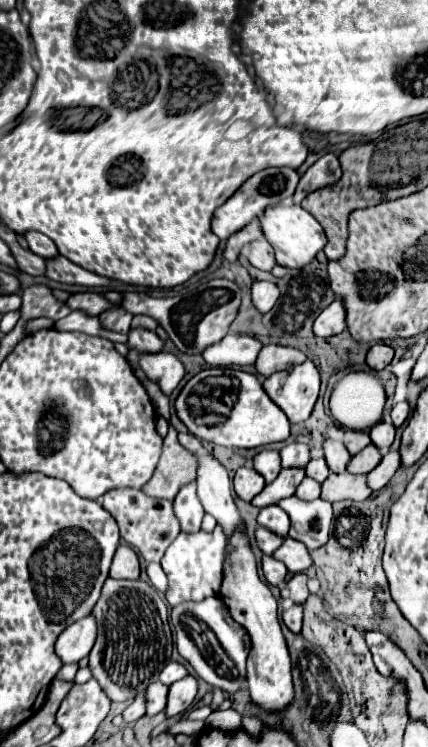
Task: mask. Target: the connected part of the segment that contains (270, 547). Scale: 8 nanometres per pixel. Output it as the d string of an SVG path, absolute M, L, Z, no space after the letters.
M258 527L258 529L256 529L256 543L258 543L258 547L262 549L264 555L272 555L272 553L284 543L284 537L274 535L274 533L268 531L266 527Z

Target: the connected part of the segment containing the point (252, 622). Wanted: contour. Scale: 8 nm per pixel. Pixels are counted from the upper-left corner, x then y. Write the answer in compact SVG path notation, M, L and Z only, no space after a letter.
M238 525L230 535L232 551L224 559L224 579L220 587L220 599L228 607L232 619L242 625L250 635L250 655L248 655L248 689L254 703L268 711L282 711L292 699L292 675L290 675L290 655L278 623L278 605L266 583L258 577L256 557L246 535L246 525Z

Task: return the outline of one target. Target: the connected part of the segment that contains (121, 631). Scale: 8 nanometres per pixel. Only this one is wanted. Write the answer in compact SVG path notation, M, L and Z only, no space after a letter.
M108 577L92 615L98 625L98 637L88 655L88 667L110 701L134 699L138 693L144 693L150 683L158 681L160 671L170 661L172 633L166 603L160 593L144 581L116 581Z

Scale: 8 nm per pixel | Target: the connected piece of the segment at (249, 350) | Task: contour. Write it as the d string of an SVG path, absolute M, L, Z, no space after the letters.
M228 333L220 343L206 347L202 357L212 367L228 367L228 365L252 365L258 357L262 343L250 335L234 335Z

